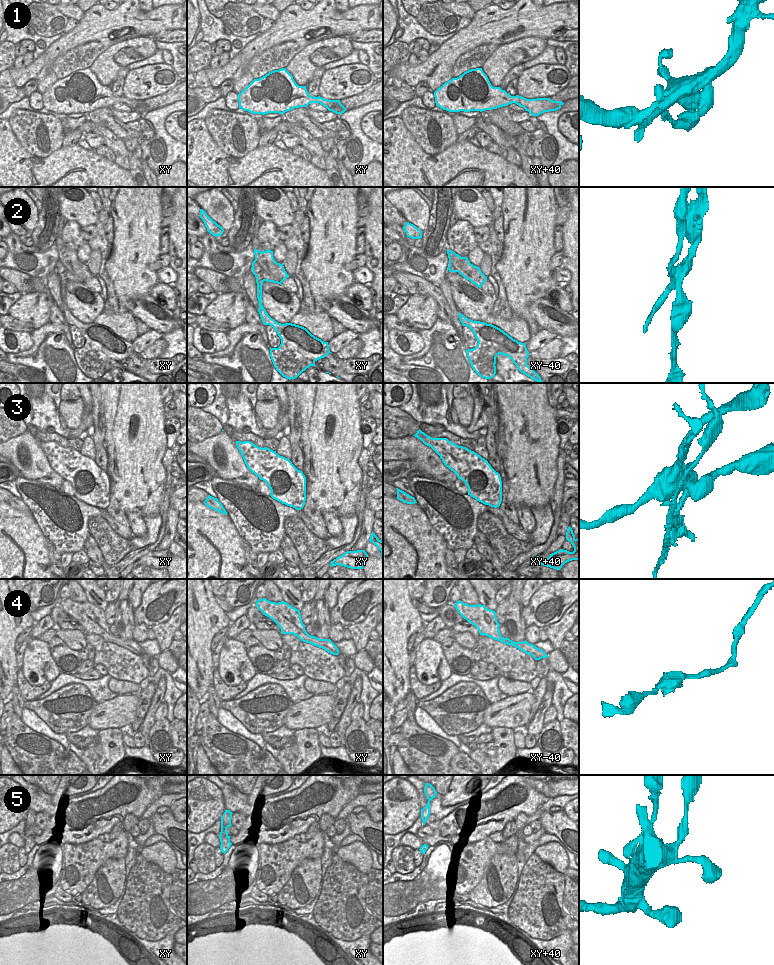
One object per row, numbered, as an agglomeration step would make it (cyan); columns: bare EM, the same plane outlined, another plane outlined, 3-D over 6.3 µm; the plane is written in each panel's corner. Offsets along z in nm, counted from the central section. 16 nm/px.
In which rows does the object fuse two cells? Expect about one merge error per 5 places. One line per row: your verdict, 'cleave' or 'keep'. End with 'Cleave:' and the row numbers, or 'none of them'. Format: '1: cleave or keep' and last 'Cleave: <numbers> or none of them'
1: keep
2: cleave
3: cleave
4: keep
5: keep
Cleave: 2, 3

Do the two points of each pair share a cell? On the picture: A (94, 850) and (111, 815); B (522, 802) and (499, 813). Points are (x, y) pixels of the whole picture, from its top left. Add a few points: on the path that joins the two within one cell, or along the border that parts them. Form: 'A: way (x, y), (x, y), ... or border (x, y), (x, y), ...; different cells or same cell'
A: border (97, 837), (74, 844); different cells
B: way (516, 802), (509, 802), (504, 807); same cell

